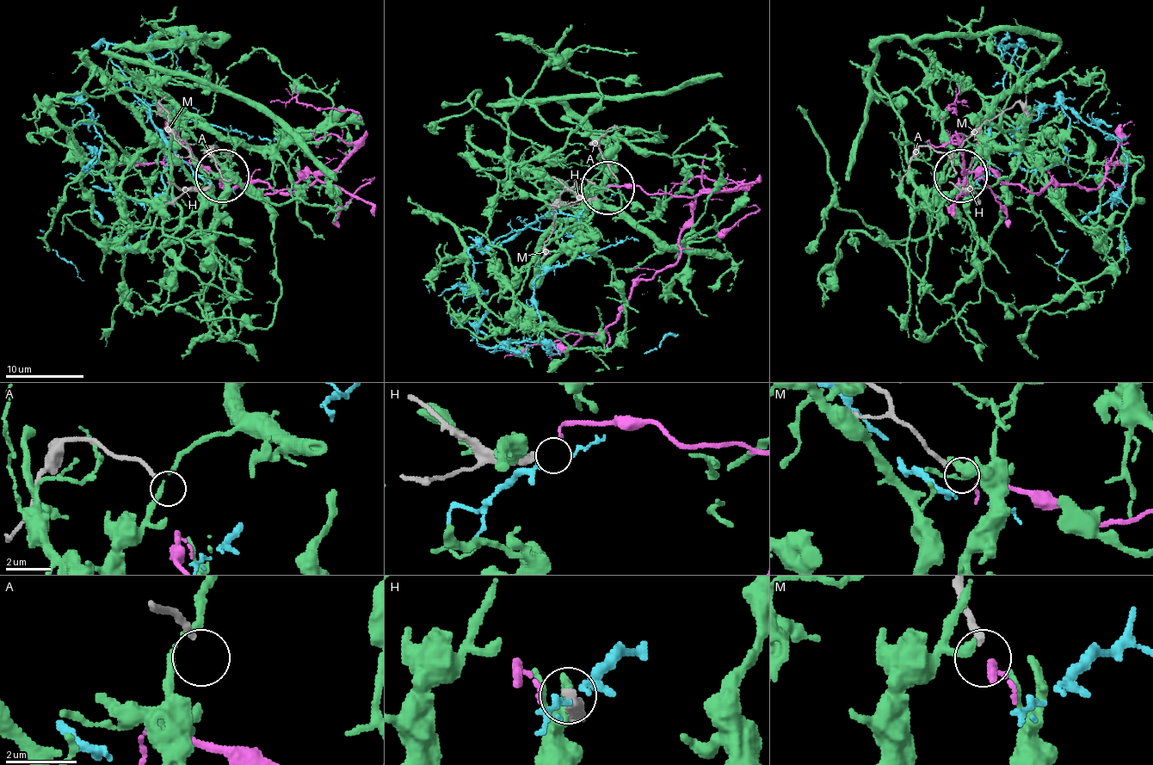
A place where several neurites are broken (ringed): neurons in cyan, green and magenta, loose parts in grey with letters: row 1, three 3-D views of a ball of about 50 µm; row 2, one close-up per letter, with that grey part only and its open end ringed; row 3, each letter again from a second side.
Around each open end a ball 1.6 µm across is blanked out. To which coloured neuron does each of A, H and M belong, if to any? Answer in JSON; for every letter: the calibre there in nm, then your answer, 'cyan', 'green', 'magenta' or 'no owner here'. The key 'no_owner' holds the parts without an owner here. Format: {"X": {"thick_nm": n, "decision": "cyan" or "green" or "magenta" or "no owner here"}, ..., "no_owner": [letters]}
{"A": {"thick_nm": 170, "decision": "no owner here"}, "H": {"thick_nm": 360, "decision": "no owner here"}, "M": {"thick_nm": 200, "decision": "magenta"}, "no_owner": ["A", "H"]}

